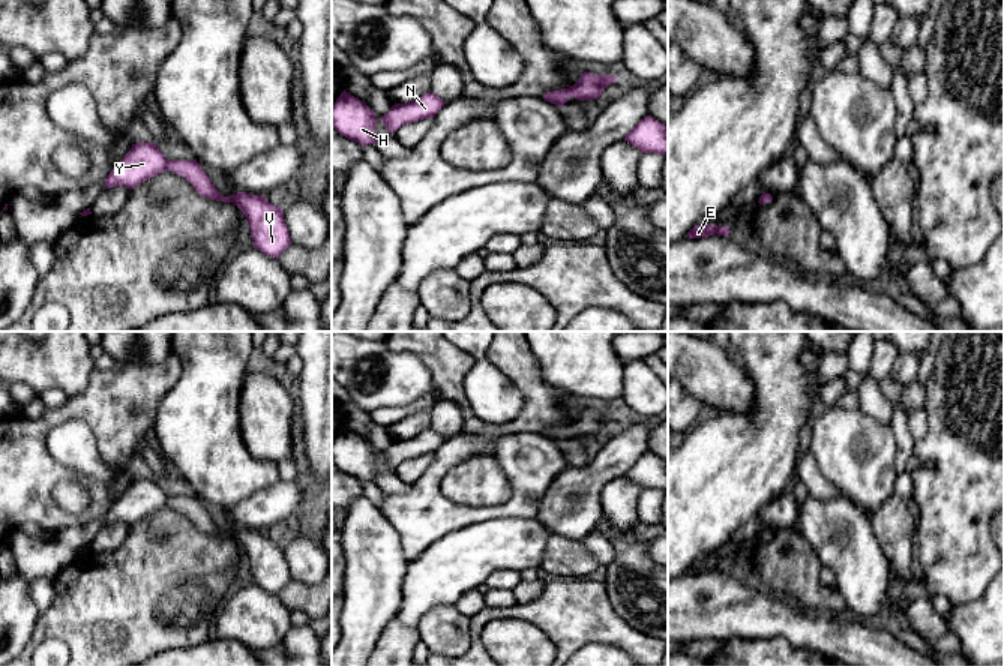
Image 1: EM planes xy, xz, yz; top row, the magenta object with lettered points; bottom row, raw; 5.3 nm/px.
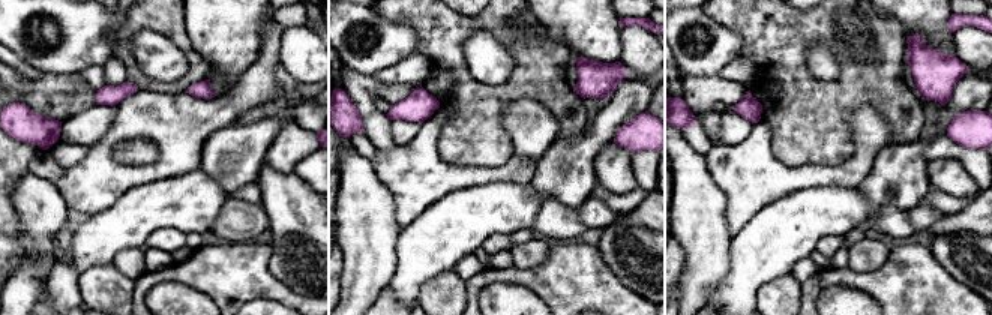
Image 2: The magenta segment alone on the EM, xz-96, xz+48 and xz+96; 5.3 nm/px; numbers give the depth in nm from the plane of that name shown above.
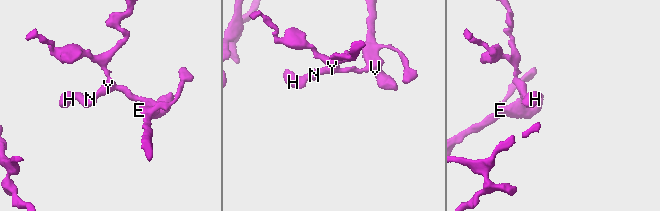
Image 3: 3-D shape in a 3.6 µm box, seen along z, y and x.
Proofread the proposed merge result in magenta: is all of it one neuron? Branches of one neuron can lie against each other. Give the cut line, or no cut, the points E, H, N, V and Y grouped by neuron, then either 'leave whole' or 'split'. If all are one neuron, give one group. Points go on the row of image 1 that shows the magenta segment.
cut none; groups E H N V Y; leave whole

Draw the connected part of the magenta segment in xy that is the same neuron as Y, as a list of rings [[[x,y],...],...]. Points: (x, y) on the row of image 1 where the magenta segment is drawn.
[[[137,142],[120,164],[107,176],[105,189],[125,186],[129,190],[146,180],[173,171],[185,177],[204,198],[234,202],[251,226],[254,248],[278,258],[293,242],[281,207],[270,204],[263,195],[237,192],[222,196],[197,160],[170,160],[155,142]]]

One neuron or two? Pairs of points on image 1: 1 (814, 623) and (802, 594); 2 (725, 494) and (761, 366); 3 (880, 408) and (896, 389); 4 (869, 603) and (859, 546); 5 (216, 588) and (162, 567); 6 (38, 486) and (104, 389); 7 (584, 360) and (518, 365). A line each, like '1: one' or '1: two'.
1: two
2: one
3: two
4: one
5: one
6: one
7: two

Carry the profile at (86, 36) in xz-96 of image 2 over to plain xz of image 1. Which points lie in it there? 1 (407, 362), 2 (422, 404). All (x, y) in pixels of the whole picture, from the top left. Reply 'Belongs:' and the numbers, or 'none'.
Belongs: 1

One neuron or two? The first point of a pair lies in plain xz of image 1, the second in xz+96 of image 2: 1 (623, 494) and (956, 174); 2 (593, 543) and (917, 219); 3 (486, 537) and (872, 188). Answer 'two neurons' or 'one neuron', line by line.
1: one neuron
2: one neuron
3: two neurons

